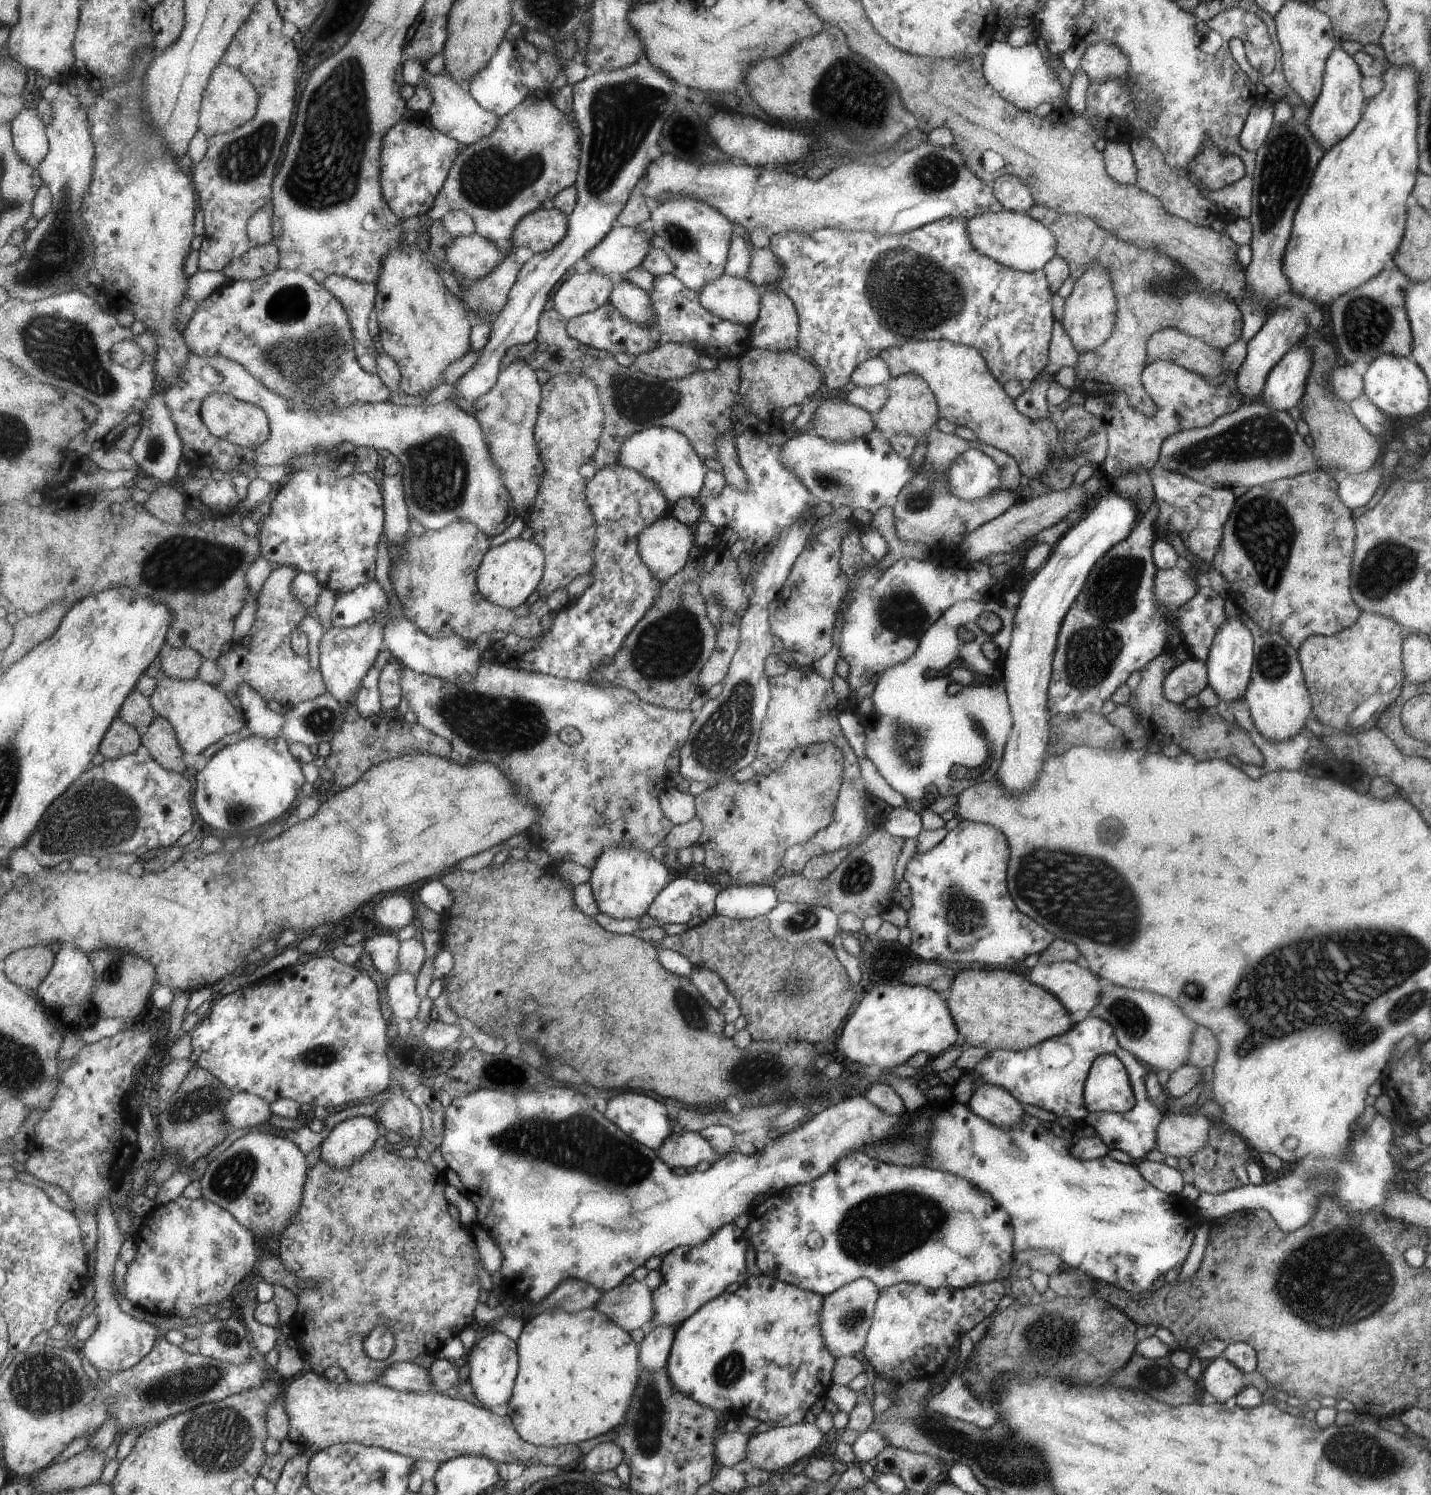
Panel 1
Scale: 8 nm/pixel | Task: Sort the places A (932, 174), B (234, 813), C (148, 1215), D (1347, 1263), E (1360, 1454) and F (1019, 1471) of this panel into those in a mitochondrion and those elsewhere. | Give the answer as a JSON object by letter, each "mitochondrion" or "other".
{"A":"mitochondrion","B":"mitochondrion","C":"other","D":"mitochondrion","E":"mitochondrion","F":"mitochondrion"}

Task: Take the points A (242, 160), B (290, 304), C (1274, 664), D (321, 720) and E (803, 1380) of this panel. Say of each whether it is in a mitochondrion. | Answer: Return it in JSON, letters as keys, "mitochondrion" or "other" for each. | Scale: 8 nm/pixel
{"A":"mitochondrion","B":"mitochondrion","C":"mitochondrion","D":"mitochondrion","E":"other"}

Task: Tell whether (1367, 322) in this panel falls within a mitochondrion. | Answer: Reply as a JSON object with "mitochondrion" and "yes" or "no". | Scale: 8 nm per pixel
{"mitochondrion":"yes"}

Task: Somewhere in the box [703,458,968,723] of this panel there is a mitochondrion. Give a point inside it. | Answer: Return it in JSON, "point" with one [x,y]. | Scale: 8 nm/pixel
{"point":[900,612]}

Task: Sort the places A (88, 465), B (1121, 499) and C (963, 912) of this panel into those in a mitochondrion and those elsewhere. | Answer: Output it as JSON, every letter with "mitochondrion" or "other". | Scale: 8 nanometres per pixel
{"A":"other","B":"other","C":"mitochondrion"}

